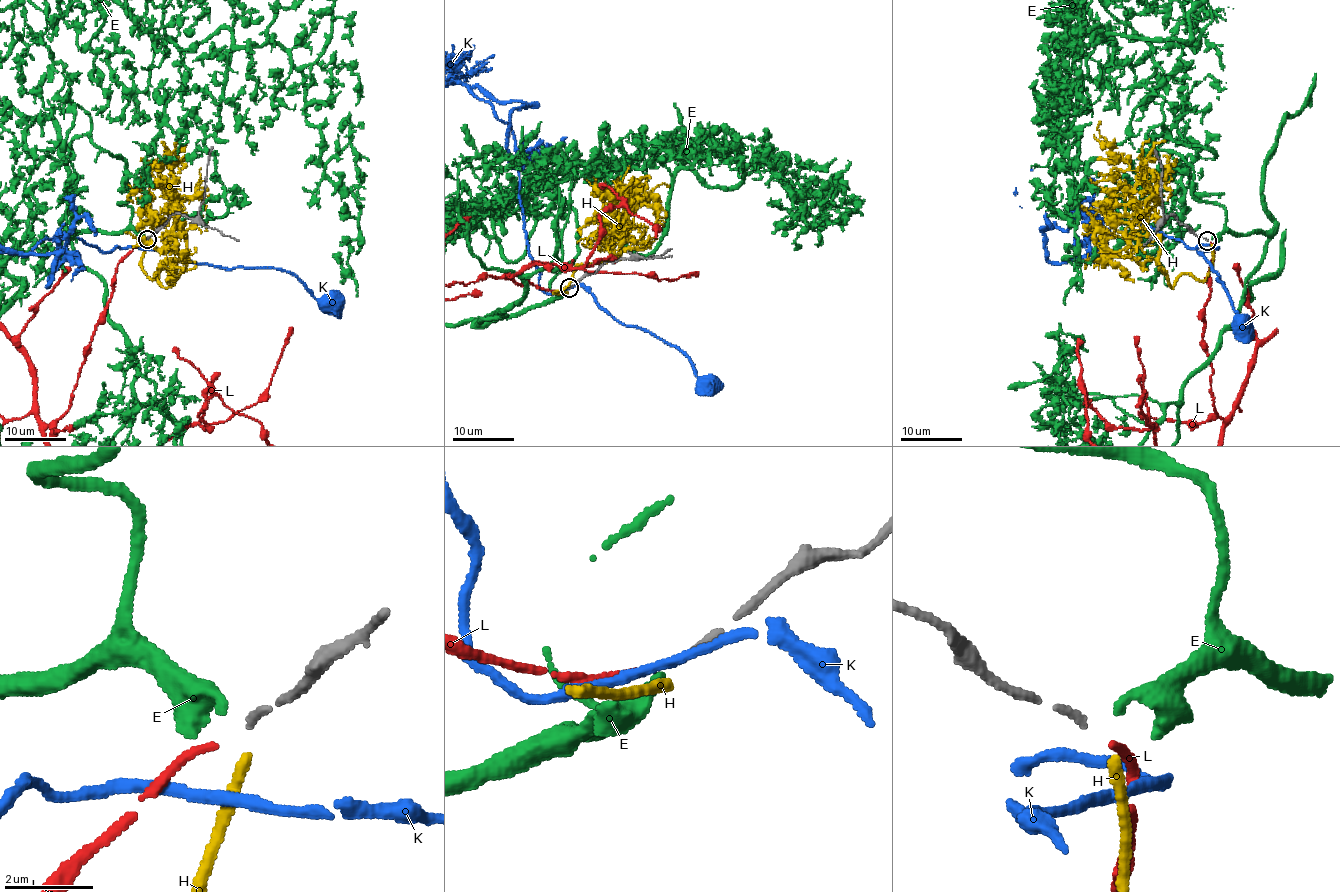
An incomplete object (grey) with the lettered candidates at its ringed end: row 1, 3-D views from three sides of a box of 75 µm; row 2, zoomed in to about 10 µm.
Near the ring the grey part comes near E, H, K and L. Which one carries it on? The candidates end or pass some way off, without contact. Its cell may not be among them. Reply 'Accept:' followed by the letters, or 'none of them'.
Accept: L

